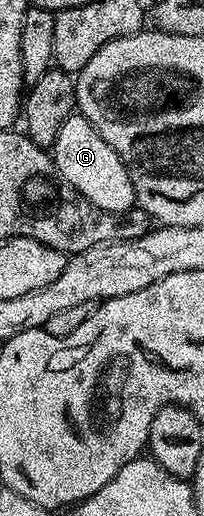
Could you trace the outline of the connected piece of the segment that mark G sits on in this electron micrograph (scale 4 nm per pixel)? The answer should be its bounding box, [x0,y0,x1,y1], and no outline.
[50,113,136,214]

